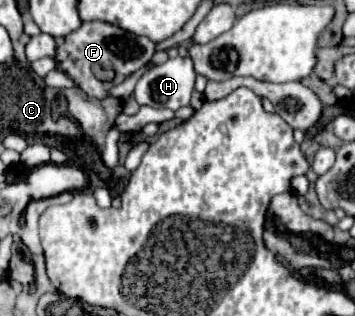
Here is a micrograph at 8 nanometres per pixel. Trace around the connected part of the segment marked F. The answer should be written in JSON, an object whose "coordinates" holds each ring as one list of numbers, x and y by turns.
{"coordinates":[[84,21,80,29,64,37,56,49,56,69,66,73,74,85,84,89,88,97,106,99,110,89,130,77,136,69,148,63,154,55,154,43,148,37,138,37,104,21]]}

